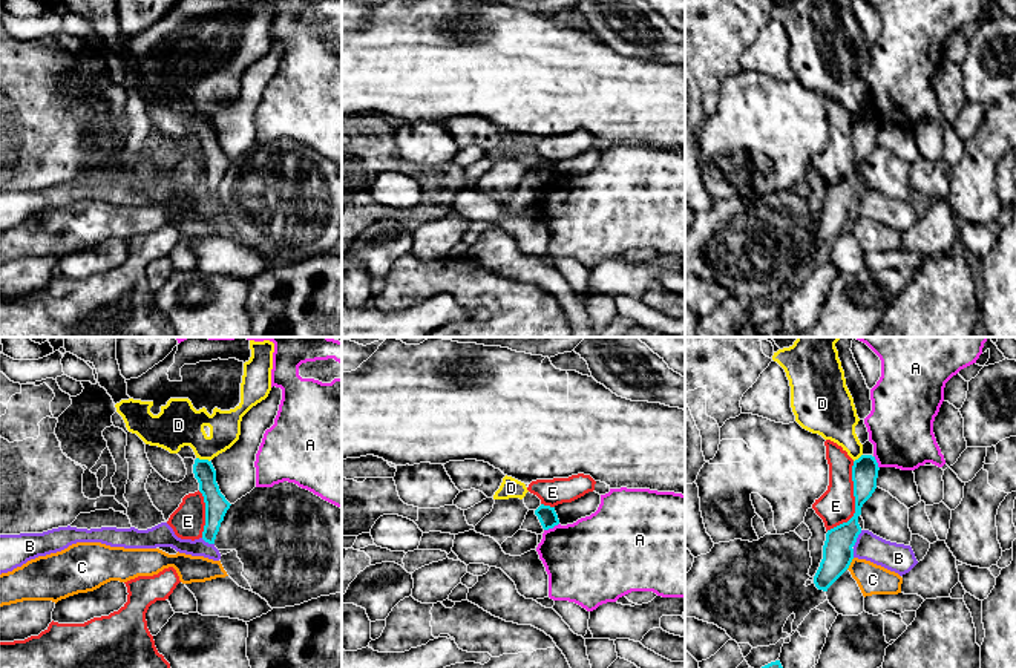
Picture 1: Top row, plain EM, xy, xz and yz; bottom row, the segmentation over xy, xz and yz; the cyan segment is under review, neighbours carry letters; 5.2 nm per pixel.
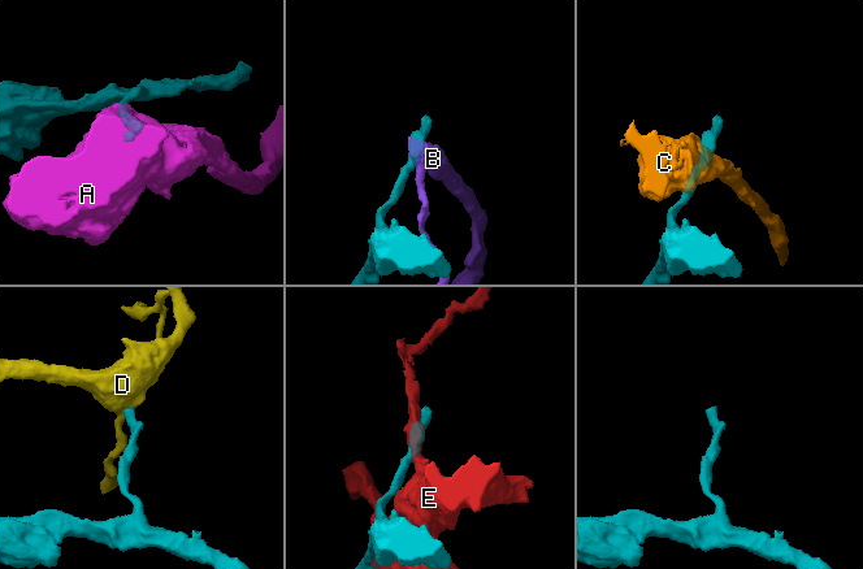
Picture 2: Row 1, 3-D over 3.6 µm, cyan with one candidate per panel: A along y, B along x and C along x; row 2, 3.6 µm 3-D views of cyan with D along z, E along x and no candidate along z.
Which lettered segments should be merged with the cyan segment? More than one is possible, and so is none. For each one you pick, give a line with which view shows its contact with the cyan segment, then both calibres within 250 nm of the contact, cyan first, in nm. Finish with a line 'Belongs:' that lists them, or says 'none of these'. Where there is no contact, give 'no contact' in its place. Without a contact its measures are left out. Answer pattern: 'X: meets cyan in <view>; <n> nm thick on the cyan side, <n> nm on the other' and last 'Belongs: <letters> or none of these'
Belongs: none of these

